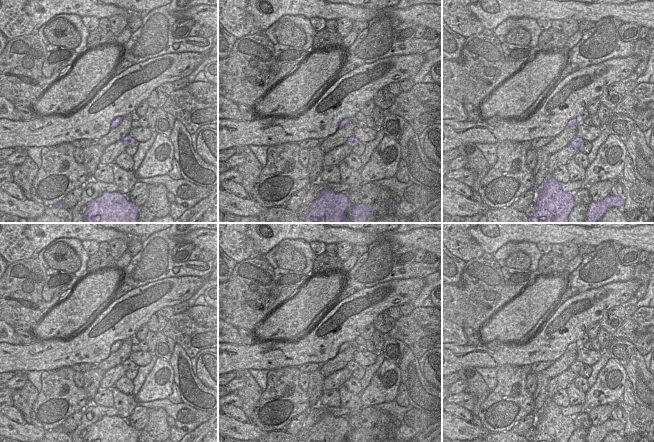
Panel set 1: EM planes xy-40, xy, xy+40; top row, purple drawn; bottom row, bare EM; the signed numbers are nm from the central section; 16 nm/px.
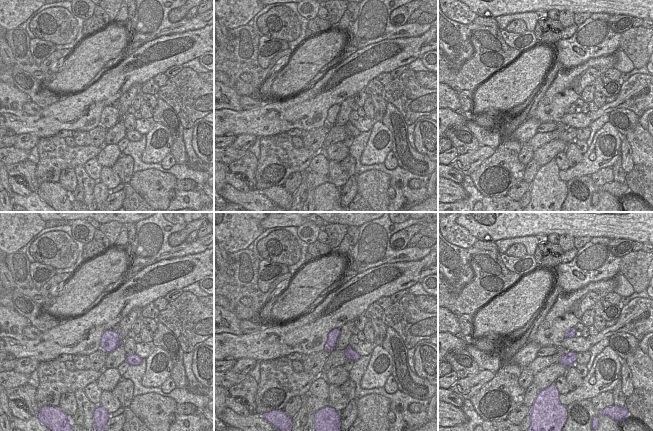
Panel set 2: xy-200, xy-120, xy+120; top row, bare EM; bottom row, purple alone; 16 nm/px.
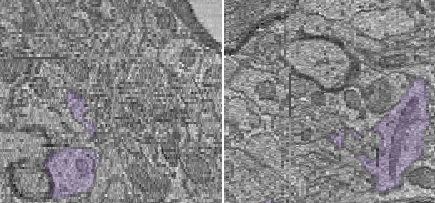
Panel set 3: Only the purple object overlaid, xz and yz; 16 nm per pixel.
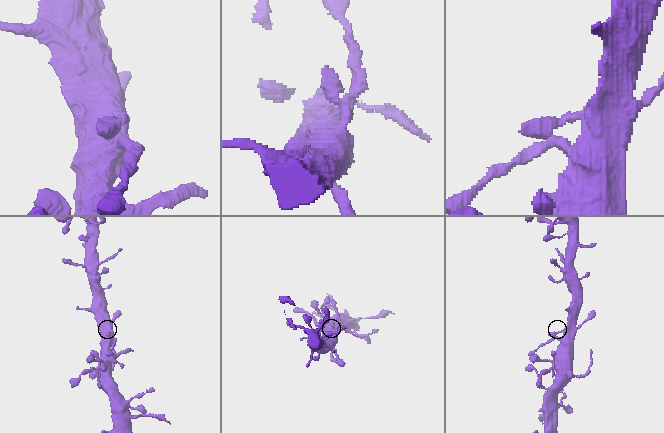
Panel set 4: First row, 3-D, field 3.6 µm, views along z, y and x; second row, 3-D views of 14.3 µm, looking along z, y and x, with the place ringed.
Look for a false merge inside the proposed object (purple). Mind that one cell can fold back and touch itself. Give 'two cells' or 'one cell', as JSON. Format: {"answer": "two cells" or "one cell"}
{"answer": "one cell"}

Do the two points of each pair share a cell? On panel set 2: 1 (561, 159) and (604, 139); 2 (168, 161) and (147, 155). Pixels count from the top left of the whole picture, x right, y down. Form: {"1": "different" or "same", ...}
{"1": "different", "2": "different"}

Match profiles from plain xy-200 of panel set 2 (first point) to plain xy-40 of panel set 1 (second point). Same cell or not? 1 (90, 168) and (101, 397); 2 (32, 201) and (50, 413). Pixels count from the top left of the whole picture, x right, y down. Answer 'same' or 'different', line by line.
1: same
2: different

